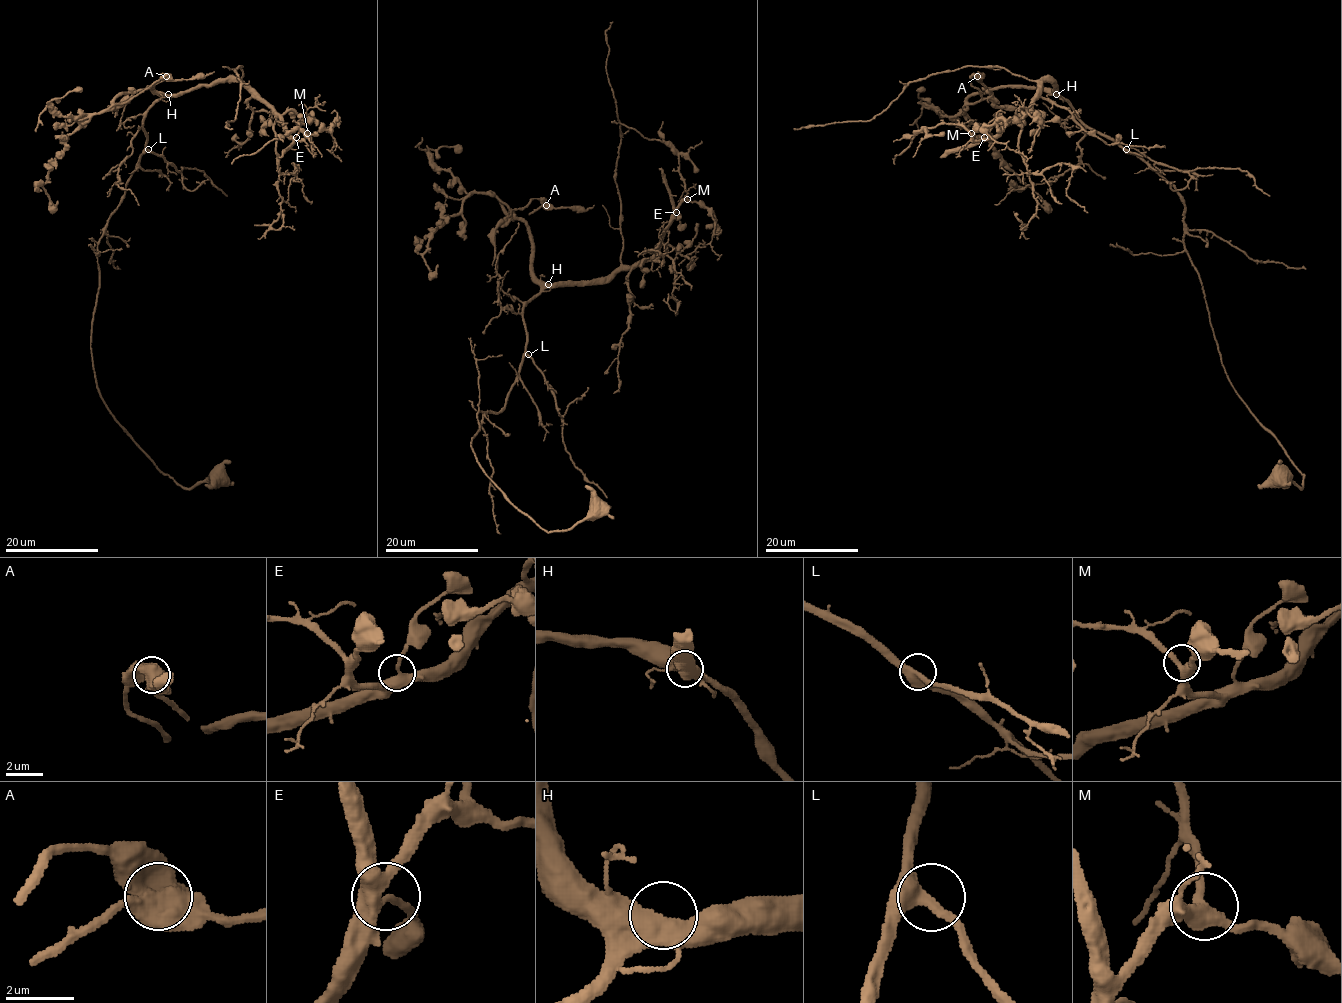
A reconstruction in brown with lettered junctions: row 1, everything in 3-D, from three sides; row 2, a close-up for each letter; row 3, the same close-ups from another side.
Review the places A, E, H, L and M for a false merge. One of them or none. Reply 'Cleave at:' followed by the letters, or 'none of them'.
Cleave at: A

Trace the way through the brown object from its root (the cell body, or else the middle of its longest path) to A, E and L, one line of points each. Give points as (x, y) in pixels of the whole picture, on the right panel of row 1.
A: (1279, 477), (1302, 488), (1304, 475), (1226, 374), (1179, 192), (1063, 97), (998, 86), (982, 98), (977, 76)
E: (1279, 477), (1302, 488), (1304, 475), (1226, 374), (1184, 246), (1179, 192), (1092, 130), (1053, 82), (984, 137)
L: (1279, 477), (1302, 488), (1304, 475), (1226, 374), (1203, 286), (1183, 242), (1183, 201), (1126, 149)

